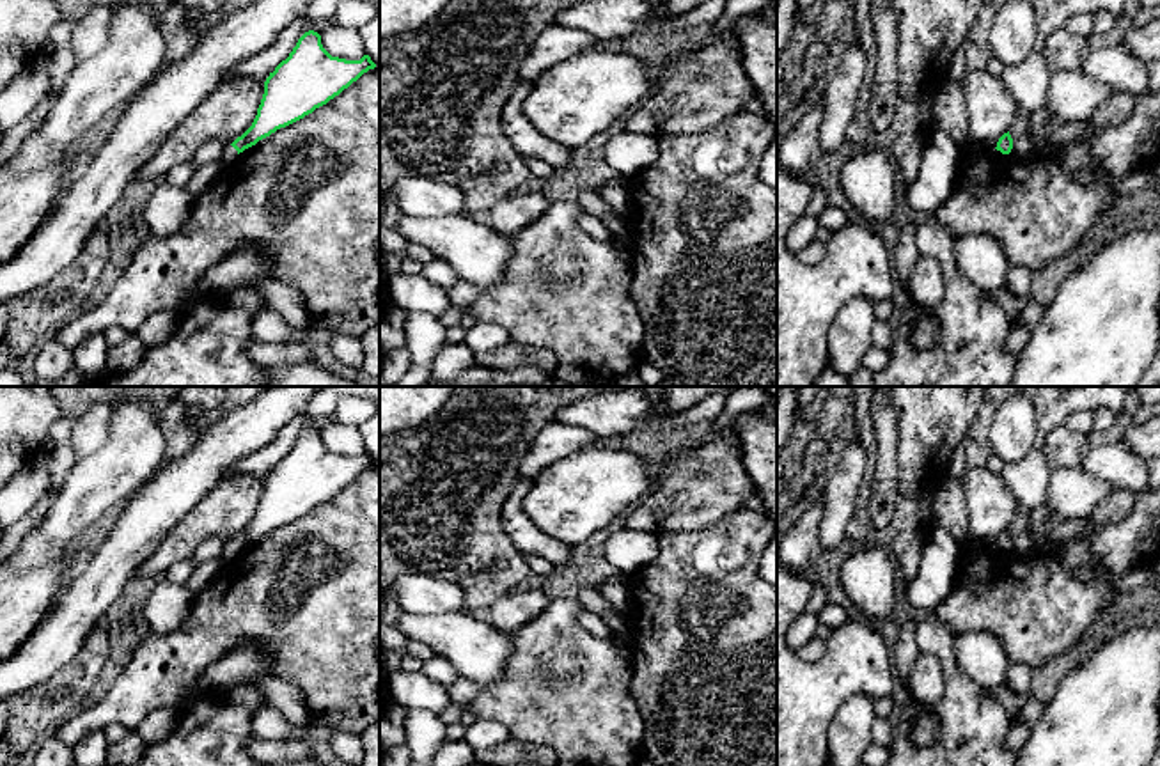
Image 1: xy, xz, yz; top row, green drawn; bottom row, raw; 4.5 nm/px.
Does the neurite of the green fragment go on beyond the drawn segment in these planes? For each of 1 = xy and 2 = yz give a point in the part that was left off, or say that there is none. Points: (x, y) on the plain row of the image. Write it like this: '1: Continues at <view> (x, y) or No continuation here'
1: Continues at xy (229, 552)
2: No continuation here

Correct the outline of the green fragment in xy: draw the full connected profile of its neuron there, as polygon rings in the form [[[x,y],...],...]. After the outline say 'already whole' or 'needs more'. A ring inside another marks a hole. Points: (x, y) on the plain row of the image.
[[[305,429],[289,454],[264,479],[264,491],[252,523],[222,551],[222,562],[255,543],[280,525],[286,525],[339,493],[376,461],[369,452],[360,457],[332,454],[321,442],[321,433]]]; needs more

